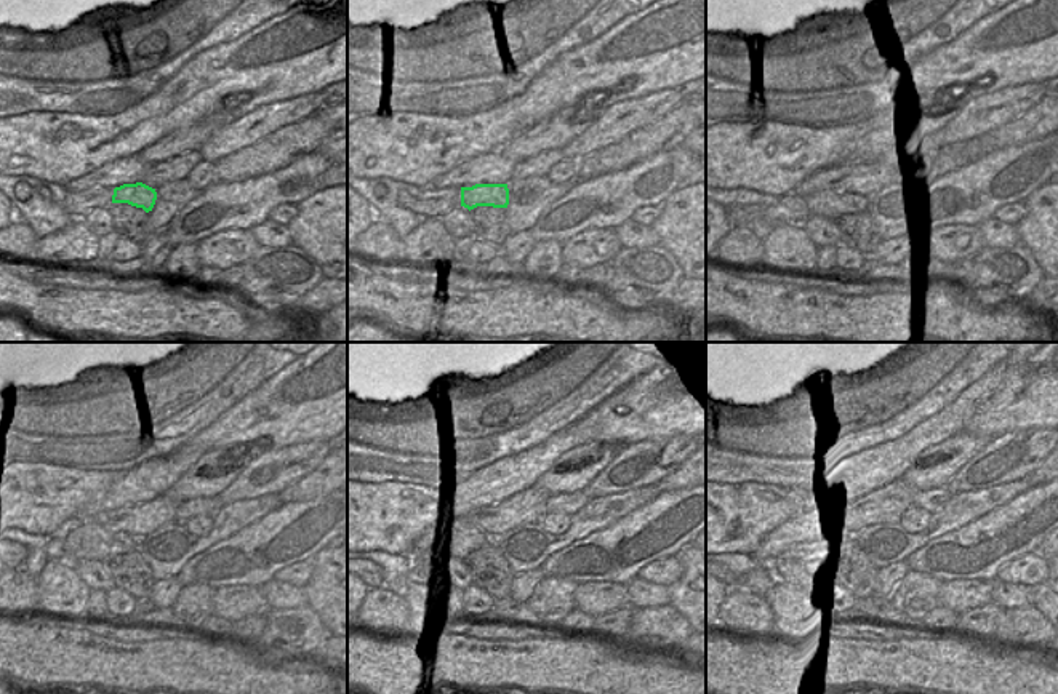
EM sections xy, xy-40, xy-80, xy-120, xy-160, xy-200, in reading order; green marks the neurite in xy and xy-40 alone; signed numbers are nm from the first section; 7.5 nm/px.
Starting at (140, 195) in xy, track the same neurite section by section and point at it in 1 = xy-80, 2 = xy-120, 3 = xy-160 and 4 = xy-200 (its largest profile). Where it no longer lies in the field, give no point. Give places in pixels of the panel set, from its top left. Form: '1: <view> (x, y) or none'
1: xy-80 (828, 202)
2: xy-120 (90, 541)
3: xy-160 (458, 544)
4: xy-200 (801, 563)

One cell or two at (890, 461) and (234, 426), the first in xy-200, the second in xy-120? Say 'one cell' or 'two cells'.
two cells

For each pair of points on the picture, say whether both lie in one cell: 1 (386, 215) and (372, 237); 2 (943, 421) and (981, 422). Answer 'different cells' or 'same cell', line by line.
1: different cells
2: different cells

